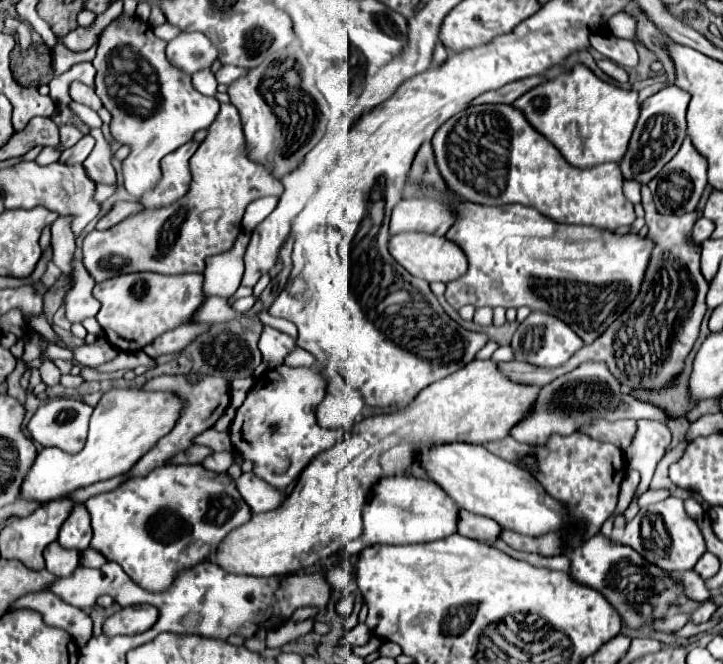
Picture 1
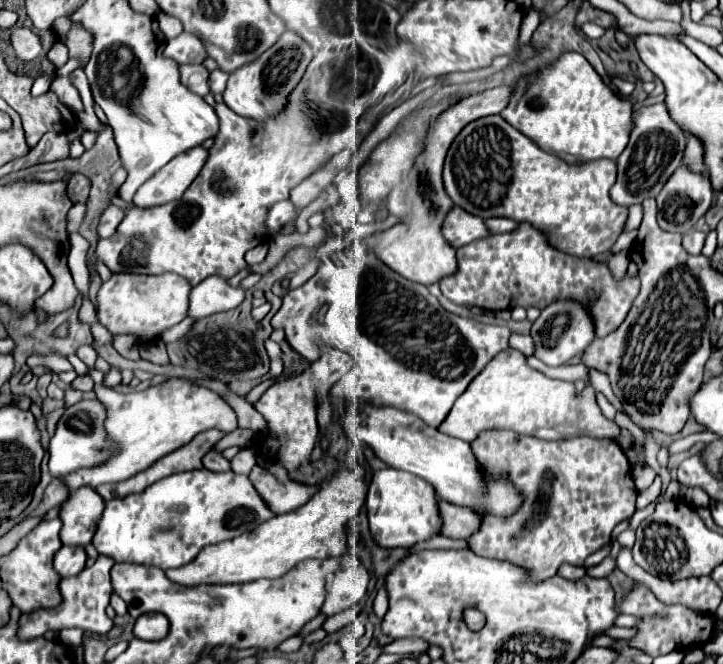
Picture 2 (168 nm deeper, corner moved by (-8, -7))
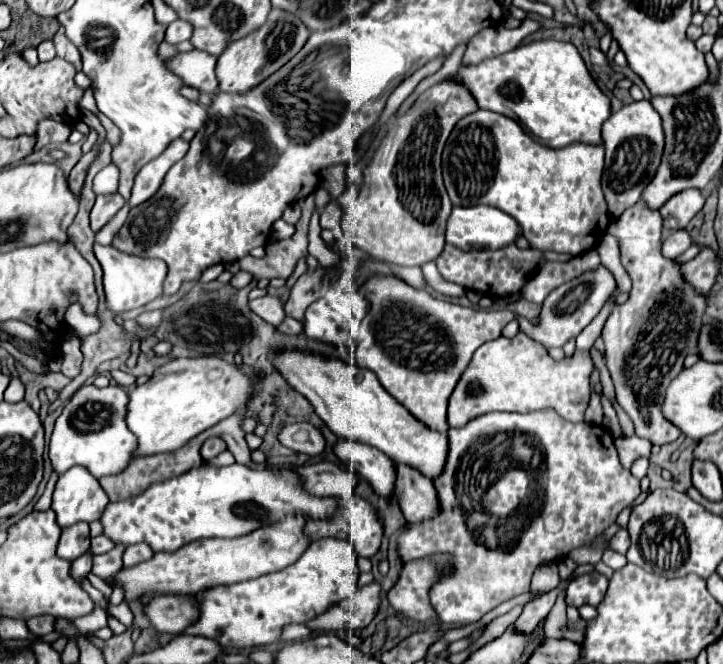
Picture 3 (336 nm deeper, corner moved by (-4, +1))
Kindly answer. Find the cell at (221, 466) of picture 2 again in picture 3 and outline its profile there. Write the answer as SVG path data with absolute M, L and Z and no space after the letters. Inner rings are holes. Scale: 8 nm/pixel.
M209 438L209 440L205 440L205 444L201 446L201 456L203 456L203 460L205 462L209 462L211 458L215 458L217 454L221 454L223 450L227 450L227 444L221 440L221 438Z

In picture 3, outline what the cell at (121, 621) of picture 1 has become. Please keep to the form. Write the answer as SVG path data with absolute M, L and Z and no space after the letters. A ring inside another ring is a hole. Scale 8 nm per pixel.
M191 596L155 598L143 608L151 626L163 634L179 634L197 620L197 604Z

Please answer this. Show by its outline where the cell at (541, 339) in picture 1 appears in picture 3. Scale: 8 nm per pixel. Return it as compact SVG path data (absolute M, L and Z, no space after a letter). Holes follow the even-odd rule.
M599 266L597 270L585 272L585 274L577 276L575 280L561 284L559 288L555 288L545 298L537 324L517 316L521 332L525 332L529 338L541 342L545 348L561 348L571 338L575 338L599 314L599 310L603 308L605 300L611 296L613 290L615 290L615 278L613 278L613 274L605 266Z

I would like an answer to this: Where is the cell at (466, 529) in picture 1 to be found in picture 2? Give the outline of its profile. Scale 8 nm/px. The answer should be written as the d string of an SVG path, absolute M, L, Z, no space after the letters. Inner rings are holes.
M437 498L439 514L441 514L441 526L439 534L447 538L467 538L477 530L477 516L463 506L449 504L441 498Z

